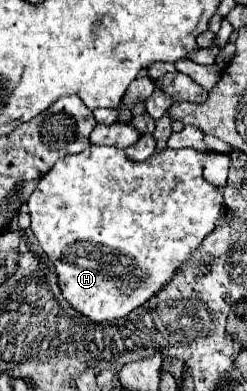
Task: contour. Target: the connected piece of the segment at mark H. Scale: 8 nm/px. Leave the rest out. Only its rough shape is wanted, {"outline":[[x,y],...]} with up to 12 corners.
{"outline":[[194,149],[68,155],[26,201],[72,309],[126,317],[214,231]]}

